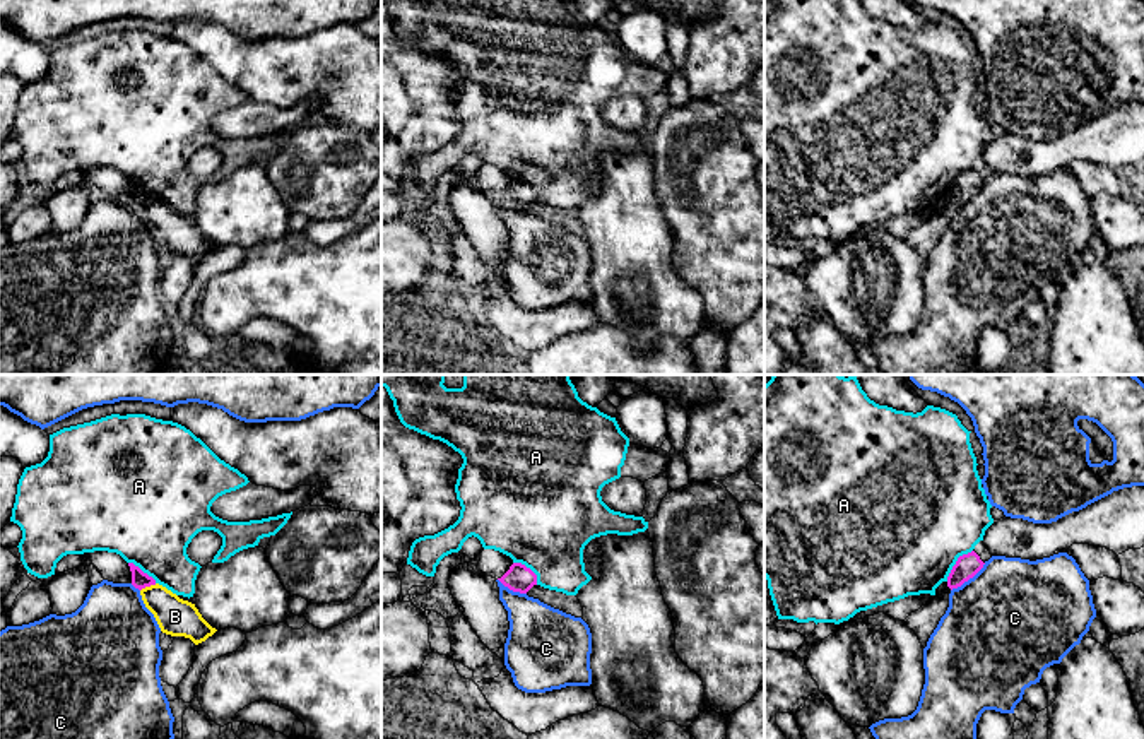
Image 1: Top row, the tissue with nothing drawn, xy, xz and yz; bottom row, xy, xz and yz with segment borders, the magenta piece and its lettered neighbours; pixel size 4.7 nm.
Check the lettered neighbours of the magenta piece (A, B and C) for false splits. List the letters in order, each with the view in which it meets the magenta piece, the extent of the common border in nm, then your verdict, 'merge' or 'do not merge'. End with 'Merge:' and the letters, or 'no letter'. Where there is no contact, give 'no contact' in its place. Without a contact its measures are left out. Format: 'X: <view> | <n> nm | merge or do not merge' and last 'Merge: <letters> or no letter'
A: yz | 200 nm | do not merge
B: xy | 90 nm | do not merge
C: yz | 220 nm | do not merge
Merge: no letter

